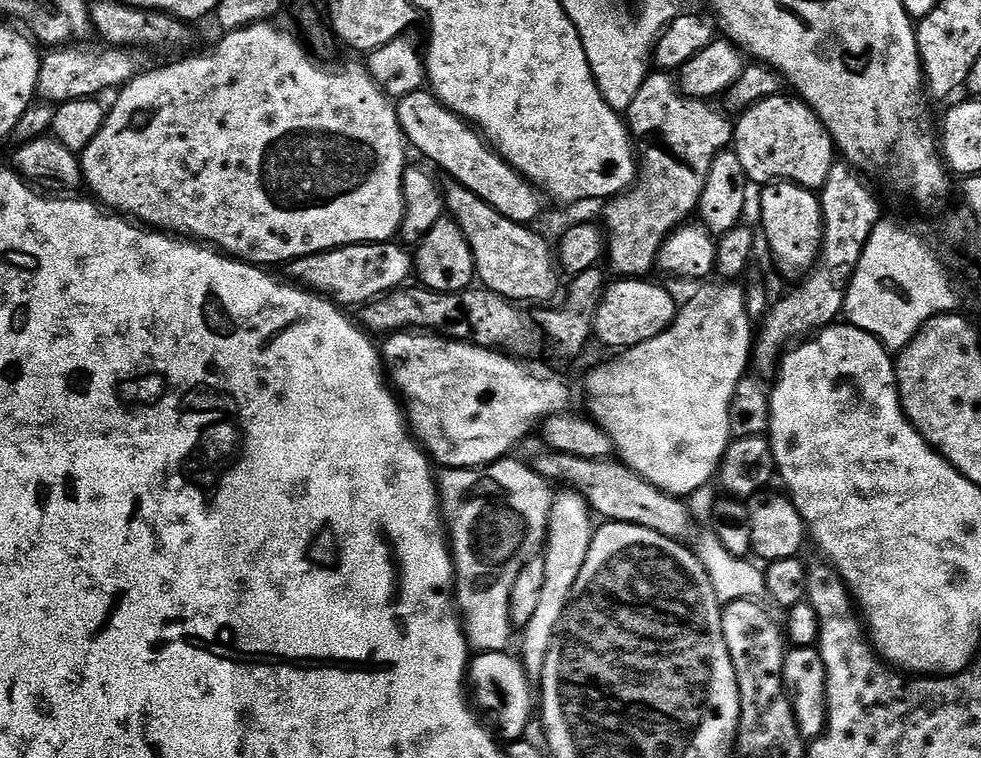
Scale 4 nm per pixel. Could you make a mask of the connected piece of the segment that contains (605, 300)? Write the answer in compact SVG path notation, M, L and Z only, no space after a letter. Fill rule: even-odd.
M620 278L617 284L609 283L596 311L595 339L612 350L633 348L658 334L674 322L678 311L675 300L660 284L651 284L648 278Z

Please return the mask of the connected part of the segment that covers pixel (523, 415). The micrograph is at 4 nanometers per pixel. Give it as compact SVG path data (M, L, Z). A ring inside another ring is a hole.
M405 330L393 332L387 337L388 340L382 344L382 355L386 365L387 375L390 377L390 384L393 389L402 397L402 407L408 417L408 423L415 439L419 440L424 451L437 465L445 469L450 468L483 468L486 464L493 464L496 460L503 460L509 455L508 452L528 431L535 429L543 421L545 416L554 416L558 412L567 412L573 407L572 392L564 385L564 380L552 368L544 364L524 363L511 355L500 350L491 348L480 348L477 344L469 344L466 340L454 340L444 334L437 334L432 330Z

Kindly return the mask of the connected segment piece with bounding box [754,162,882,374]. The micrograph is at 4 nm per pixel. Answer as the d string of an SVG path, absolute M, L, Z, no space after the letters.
M837 162L830 170L830 178L826 178L824 187L819 189L820 209L824 215L824 243L820 245L820 257L793 292L786 293L777 304L775 301L769 307L767 316L759 325L758 339L754 344L757 373L765 374L779 365L782 353L789 347L788 340L796 342L811 337L841 319L848 284L862 258L872 225L882 218L880 200L863 178L851 164Z

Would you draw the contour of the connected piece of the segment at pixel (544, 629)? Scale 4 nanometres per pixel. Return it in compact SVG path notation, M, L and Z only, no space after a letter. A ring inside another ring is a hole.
M571 490L560 491L555 493L552 501L548 534L542 548L546 562L546 582L542 585L542 594L538 606L534 609L534 618L530 618L530 622L526 622L522 630L524 641L520 644L520 652L518 651L519 659L524 661L528 678L533 682L539 681L544 675L546 654L550 654L550 646L562 622L562 614L572 601L572 591L578 582L578 574L582 574L582 566L586 566L586 554L590 554L590 542L594 531L594 513L582 498L582 494Z

